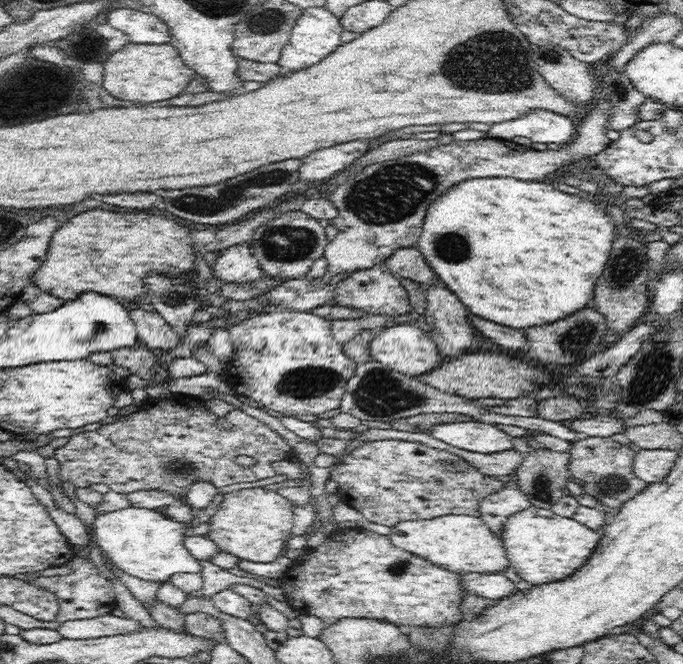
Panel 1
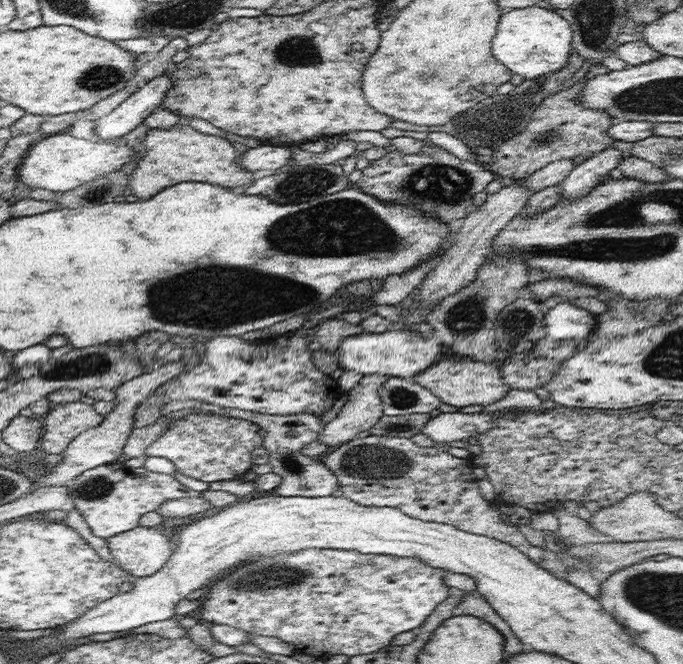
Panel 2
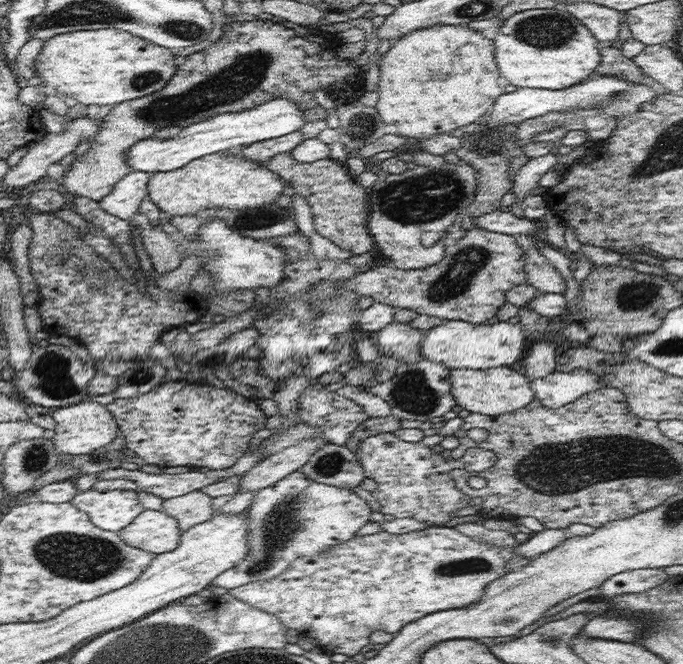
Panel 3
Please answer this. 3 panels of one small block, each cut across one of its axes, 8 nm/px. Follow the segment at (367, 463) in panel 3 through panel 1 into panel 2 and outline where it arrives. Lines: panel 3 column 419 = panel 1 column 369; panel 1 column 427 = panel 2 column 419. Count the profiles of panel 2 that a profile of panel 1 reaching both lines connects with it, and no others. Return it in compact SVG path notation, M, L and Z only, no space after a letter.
M366 433L327 452L323 464L336 475L340 492L357 504L366 507L398 508L411 518L449 524L466 532L502 540L519 548L536 564L542 564L544 548L532 546L520 532L518 525L502 520L501 513L494 510L492 502L483 498L478 488L478 479L472 471L474 466L469 458L457 458L438 446L417 446L410 436L375 436Z

